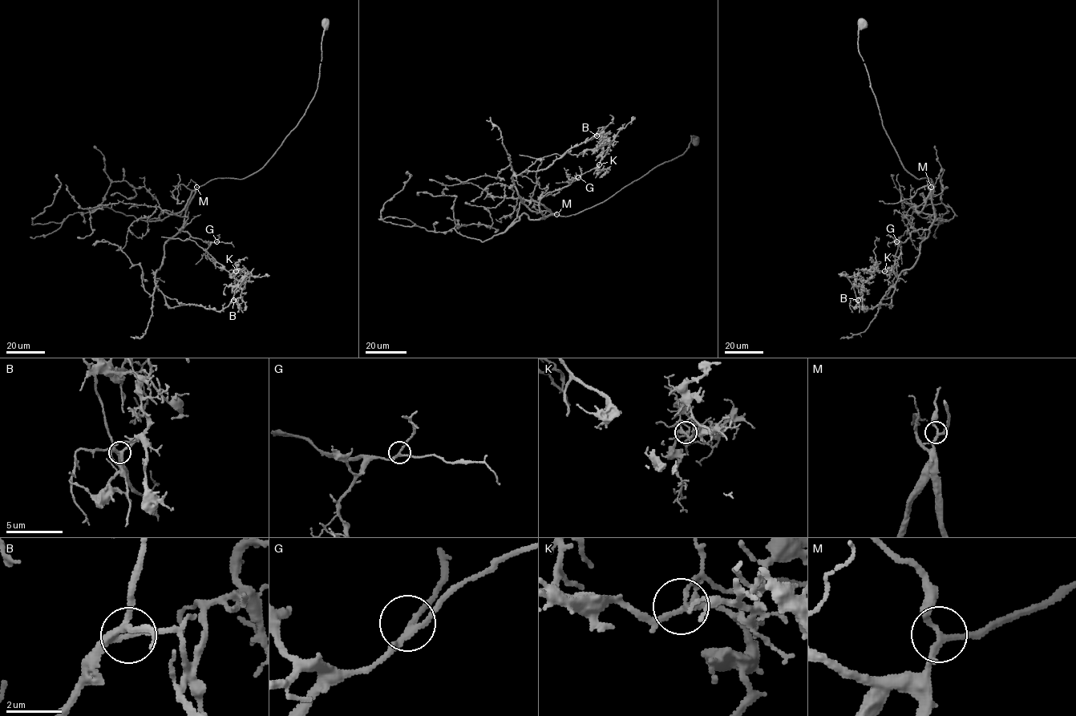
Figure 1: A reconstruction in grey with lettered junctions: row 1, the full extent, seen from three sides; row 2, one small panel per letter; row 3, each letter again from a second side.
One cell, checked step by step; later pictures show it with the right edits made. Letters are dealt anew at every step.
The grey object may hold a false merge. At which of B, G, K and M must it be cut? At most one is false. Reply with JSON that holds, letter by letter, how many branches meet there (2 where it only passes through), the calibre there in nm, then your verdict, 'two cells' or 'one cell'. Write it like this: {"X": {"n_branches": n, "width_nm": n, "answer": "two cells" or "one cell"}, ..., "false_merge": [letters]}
{"B": {"n_branches": 3, "width_nm": 190, "answer": "two cells"}, "G": {"n_branches": 3, "width_nm": 180, "answer": "one cell"}, "K": {"n_branches": 3, "width_nm": 170, "answer": "one cell"}, "M": {"n_branches": 3, "width_nm": 190, "answer": "one cell"}, "false_merge": ["B"]}

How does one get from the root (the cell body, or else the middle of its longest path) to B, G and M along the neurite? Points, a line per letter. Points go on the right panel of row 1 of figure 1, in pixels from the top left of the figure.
B: (861, 24), (859, 53), (883, 127), (906, 170), (932, 180), (934, 220), (890, 307), (865, 311), (858, 300)
G: (861, 24), (859, 53), (883, 127), (906, 170), (932, 183), (932, 224), (912, 231), (904, 242), (896, 241)
M: (861, 24), (859, 53), (883, 127), (904, 167), (917, 179), (929, 178), (931, 187)

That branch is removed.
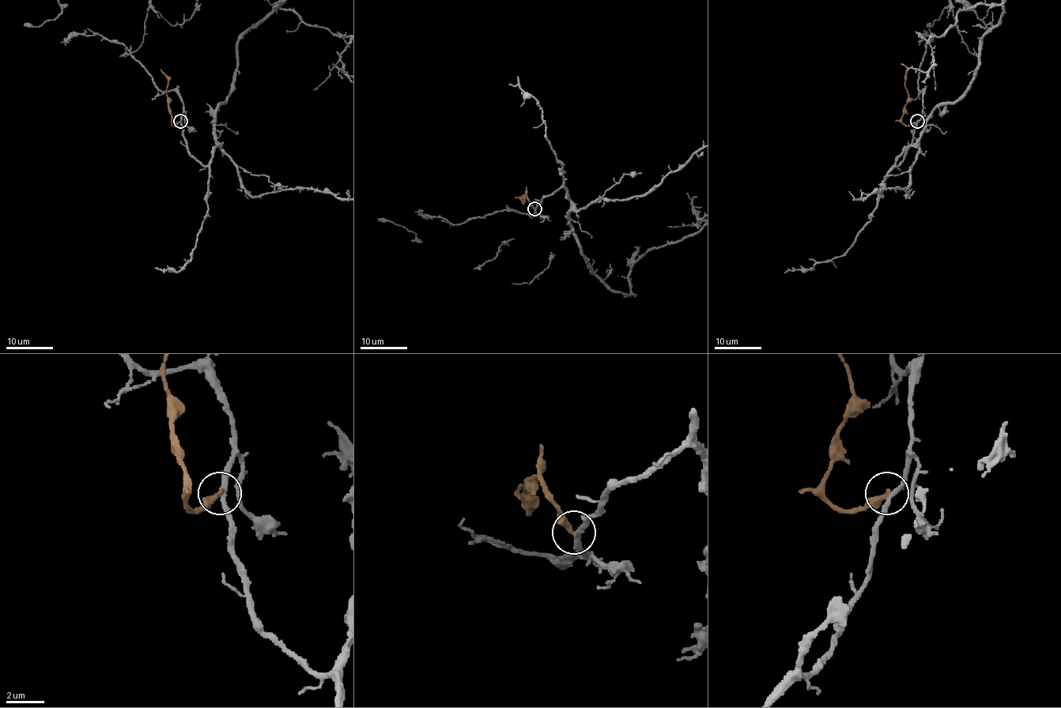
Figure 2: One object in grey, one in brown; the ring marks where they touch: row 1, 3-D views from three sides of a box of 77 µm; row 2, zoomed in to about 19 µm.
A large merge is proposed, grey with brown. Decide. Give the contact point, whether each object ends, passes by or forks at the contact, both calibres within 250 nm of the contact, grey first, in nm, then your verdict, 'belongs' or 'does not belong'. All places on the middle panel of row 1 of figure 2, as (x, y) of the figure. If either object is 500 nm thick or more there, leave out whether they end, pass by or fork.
(534, 209) | grey passes by | brown ends | 240/320 nm | does not belong

